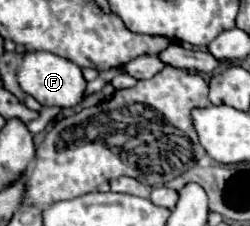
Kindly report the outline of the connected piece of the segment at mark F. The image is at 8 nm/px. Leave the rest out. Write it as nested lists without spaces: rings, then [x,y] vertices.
[[[46,51],[24,55],[20,63],[18,83],[22,91],[32,95],[40,105],[54,105],[54,107],[76,107],[84,99],[84,89],[86,89],[86,79],[76,63]]]

